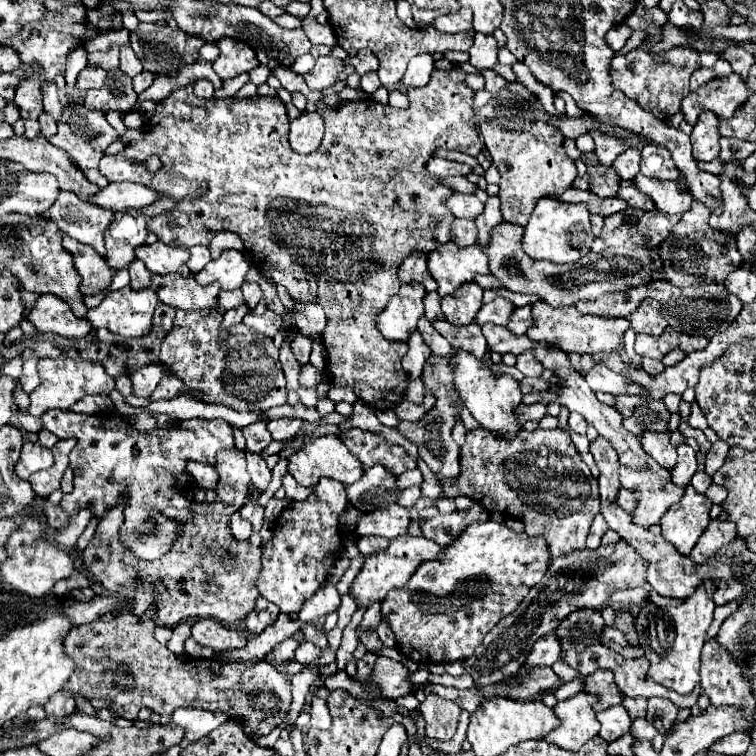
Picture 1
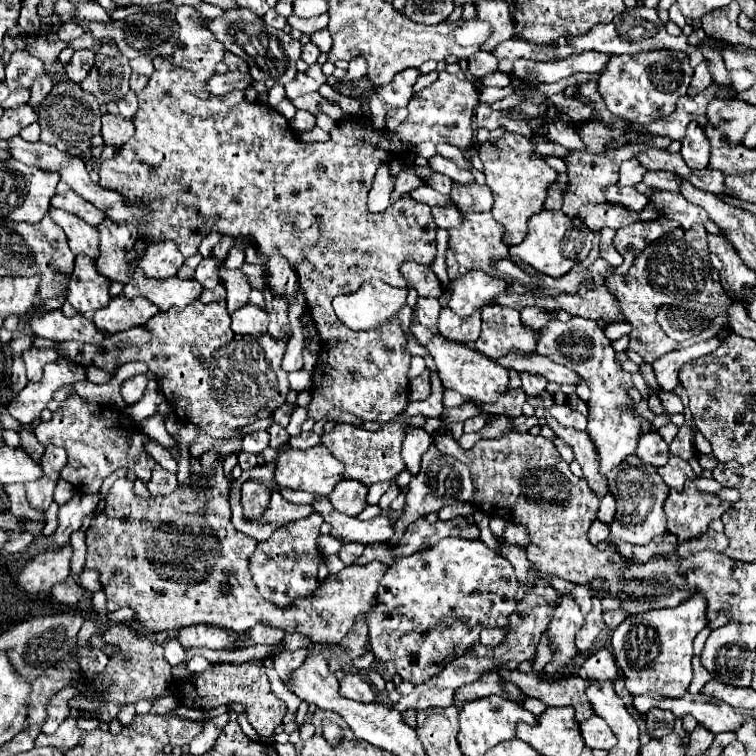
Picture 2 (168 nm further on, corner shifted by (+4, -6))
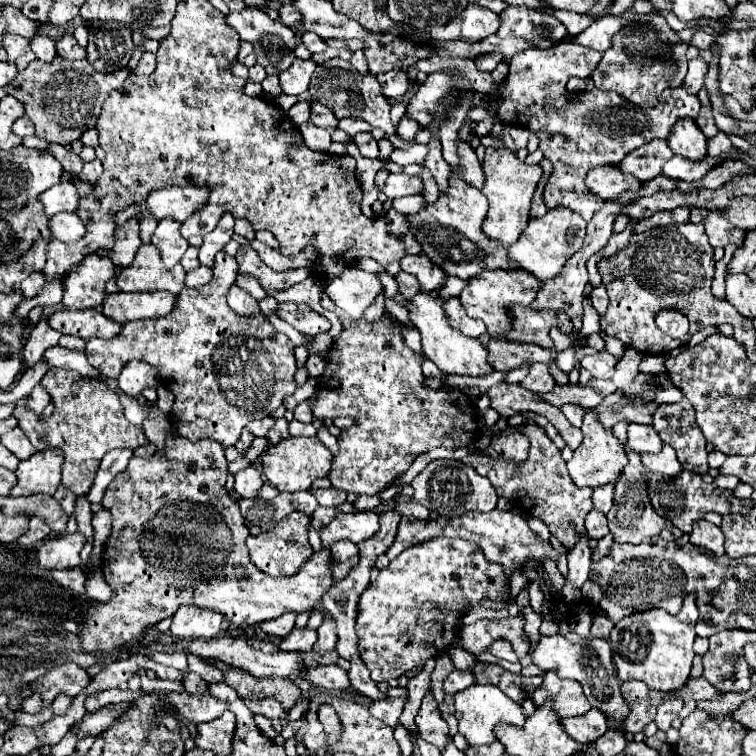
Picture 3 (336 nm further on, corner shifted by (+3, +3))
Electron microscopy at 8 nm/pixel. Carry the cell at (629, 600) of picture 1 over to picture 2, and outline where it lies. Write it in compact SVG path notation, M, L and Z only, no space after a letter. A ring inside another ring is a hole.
M563 595L561 605L555 609L553 619L547 629L547 639L549 639L549 649L553 653L551 661L545 665L545 673L555 677L559 675L567 663L571 663L577 655L575 647L575 635L577 631L585 625L585 617L579 610L579 605Z

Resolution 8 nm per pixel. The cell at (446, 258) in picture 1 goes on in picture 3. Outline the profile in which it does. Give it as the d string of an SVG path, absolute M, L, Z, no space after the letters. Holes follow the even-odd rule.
M482 270L478 276L468 280L468 286L462 290L460 300L462 306L466 308L468 316L472 318L480 318L490 336L508 332L512 328L512 306L520 304L520 306L528 306L536 292L538 292L540 282L534 280L534 276L530 276L530 272L522 272L522 270Z

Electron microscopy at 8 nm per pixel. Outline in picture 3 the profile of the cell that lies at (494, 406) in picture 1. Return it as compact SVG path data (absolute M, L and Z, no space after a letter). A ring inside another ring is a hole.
M418 292L416 296L412 296L406 302L408 314L410 314L410 322L420 330L422 334L422 352L446 374L460 374L460 376L484 376L492 372L492 366L486 362L486 348L474 340L464 336L462 332L458 332L456 328L450 326L448 316L442 308L442 304L438 304L436 298L432 298L426 292Z

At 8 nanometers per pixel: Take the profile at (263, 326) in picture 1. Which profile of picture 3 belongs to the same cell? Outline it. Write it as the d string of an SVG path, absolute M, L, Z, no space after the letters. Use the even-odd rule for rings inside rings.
M236 284L228 290L228 306L230 306L236 314L242 314L242 316L254 316L254 314L260 314L258 300L252 298L248 292L240 290Z

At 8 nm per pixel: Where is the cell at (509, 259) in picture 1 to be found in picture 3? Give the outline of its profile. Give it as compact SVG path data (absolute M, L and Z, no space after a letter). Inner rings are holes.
M452 172L448 178L448 188L438 194L438 200L432 206L424 206L418 214L408 214L406 220L410 220L414 238L418 238L418 242L422 244L422 252L430 256L434 264L438 264L448 276L468 280L480 270L512 268L510 260L506 260L508 250L482 234L482 222L486 218L486 212L486 196L472 184L458 180L458 176L454 176Z

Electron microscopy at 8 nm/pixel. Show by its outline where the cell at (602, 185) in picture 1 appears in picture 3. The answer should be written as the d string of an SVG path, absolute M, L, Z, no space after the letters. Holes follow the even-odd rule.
M570 40L562 42L542 50L539 48L528 48L526 52L520 52L518 56L512 56L510 60L510 74L504 82L504 88L500 92L500 106L498 106L498 116L506 120L508 124L518 124L528 128L530 132L536 132L540 138L540 150L544 158L552 162L552 176L546 182L544 188L544 204L546 208L568 208L578 212L586 222L594 216L598 208L602 208L604 200L590 196L588 188L584 186L584 176L588 170L596 166L616 166L628 152L634 148L648 144L654 138L666 138L678 122L678 118L696 118L700 110L700 102L696 96L688 94L682 86L680 88L668 88L658 96L658 104L654 108L638 108L636 104L630 104L626 98L618 96L616 92L604 92L598 88L584 90L580 94L569 93L566 84L572 76L588 76L594 72L598 62L602 60L600 52L594 52L592 48L584 48L580 44L574 44Z

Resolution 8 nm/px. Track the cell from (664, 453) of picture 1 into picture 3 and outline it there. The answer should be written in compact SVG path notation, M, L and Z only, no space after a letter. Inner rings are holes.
M628 424L628 440L626 448L642 454L642 452L658 452L662 450L662 440L648 424Z

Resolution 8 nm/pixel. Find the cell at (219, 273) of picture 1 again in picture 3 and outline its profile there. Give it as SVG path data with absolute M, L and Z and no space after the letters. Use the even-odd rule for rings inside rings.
M226 212L220 218L218 226L210 234L204 236L204 244L200 246L200 254L198 254L200 264L212 268L214 256L218 254L218 250L222 250L230 242L232 234L234 234L234 216L230 216L230 212Z

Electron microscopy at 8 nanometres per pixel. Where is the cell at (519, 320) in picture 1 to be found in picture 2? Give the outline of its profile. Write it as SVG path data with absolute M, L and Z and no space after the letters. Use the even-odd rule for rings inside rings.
M523 307L521 309L521 321L527 329L543 329L551 317L543 313L539 307Z

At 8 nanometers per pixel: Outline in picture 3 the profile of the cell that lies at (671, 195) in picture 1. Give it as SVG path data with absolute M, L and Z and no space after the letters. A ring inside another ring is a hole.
M692 208L690 210L690 222L706 226L706 234L708 234L710 244L714 248L718 248L718 246L724 248L728 244L736 244L740 248L742 240L746 238L746 234L742 230L730 226L730 222L724 216L720 216L718 212L712 212L712 210Z

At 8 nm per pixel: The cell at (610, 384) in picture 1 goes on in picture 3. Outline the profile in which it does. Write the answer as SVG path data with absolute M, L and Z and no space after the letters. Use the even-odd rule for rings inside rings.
M490 338L486 350L494 370L512 370L524 362L548 364L552 360L552 352L546 348L538 348L536 344L514 344L502 338Z

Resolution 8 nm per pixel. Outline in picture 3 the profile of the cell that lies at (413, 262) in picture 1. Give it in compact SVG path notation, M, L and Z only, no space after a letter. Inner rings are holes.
M416 254L416 256L404 256L402 258L402 270L416 276L418 282L420 282L420 290L422 292L432 292L432 290L438 290L444 280L446 280L446 274L442 268L438 268L428 256L424 254Z

